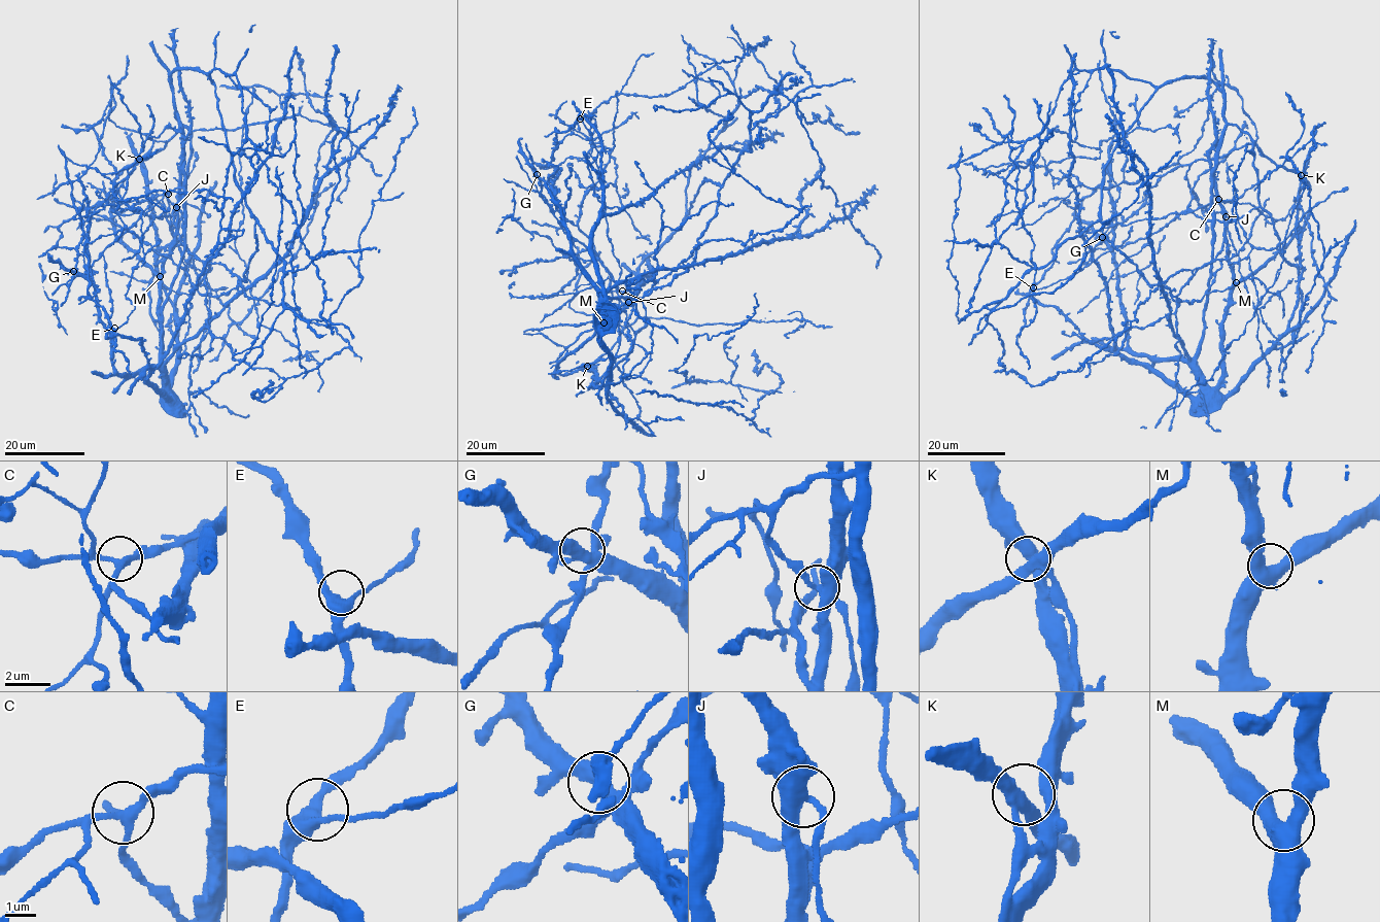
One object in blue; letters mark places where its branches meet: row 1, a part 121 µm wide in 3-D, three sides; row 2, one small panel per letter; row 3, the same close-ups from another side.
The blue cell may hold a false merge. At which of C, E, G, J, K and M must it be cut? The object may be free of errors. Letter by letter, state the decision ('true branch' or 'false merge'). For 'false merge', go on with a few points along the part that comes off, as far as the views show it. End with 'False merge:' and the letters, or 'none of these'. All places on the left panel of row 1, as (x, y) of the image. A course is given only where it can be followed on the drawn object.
C: true branch
E: true branch
G: true branch
J: true branch
K: true branch
M: true branch
False merge: none of these

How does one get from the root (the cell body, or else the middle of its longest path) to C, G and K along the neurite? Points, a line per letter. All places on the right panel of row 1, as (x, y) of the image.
C: (1207, 403), (1217, 401), (1221, 378), (1221, 322), (1233, 283), (1225, 212), (1218, 199)
G: (1207, 403), (1214, 404), (1216, 398), (1187, 364), (1137, 355), (1129, 346), (1115, 260), (1102, 237)
K: (1207, 403), (1215, 405), (1234, 388), (1285, 331), (1295, 309), (1300, 268), (1298, 197), (1301, 175)

